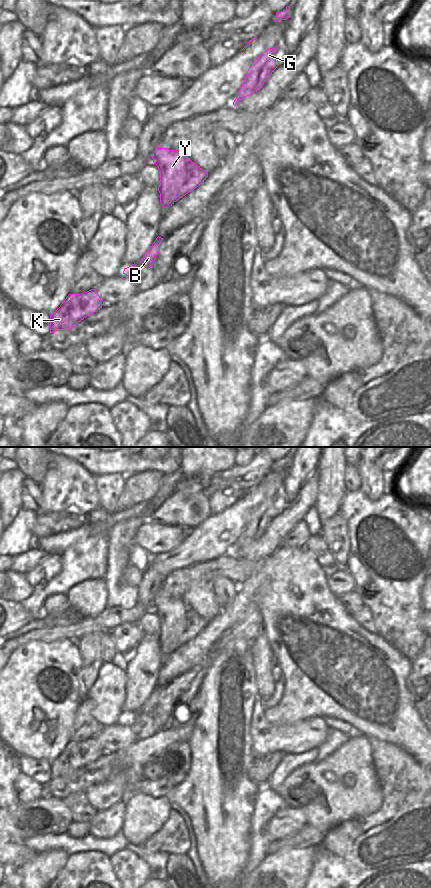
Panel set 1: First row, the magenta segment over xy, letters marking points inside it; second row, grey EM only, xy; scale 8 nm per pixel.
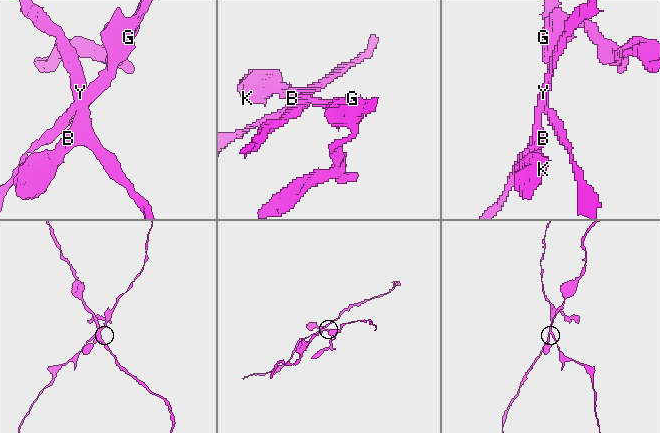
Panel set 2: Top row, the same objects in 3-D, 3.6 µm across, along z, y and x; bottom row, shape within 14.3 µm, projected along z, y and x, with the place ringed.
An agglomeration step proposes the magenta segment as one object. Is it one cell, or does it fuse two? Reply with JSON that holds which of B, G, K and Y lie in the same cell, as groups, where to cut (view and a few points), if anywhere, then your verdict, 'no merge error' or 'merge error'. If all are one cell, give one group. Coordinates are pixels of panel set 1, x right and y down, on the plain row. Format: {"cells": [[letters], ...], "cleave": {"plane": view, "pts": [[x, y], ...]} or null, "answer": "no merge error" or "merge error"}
{"cells": [["B", "K", "Y"], ["G"]], "cleave": {"plane": "xy", "pts": [[188, 608], [182, 631], [161, 631]]}, "answer": "merge error"}

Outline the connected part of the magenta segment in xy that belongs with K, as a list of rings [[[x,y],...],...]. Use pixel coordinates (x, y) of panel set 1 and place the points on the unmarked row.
[[[95,737],[81,742],[69,742],[60,755],[50,762],[50,781],[57,778],[71,778],[72,775],[97,760],[104,749]]]

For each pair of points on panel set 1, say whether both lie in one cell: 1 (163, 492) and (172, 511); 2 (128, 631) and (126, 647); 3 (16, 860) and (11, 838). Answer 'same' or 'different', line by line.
1: different
2: same
3: same

